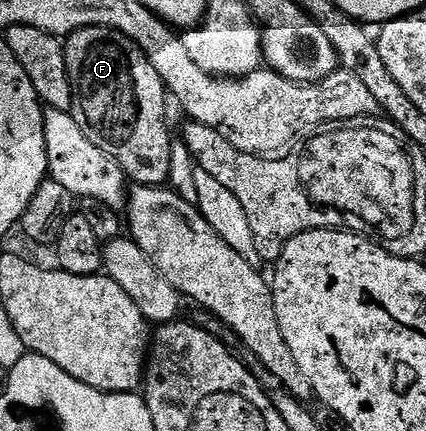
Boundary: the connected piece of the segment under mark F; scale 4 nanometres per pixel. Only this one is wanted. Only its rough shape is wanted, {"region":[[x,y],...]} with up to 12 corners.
{"region":[[125,34],[63,39],[72,119],[135,185],[164,186],[164,81]]}

